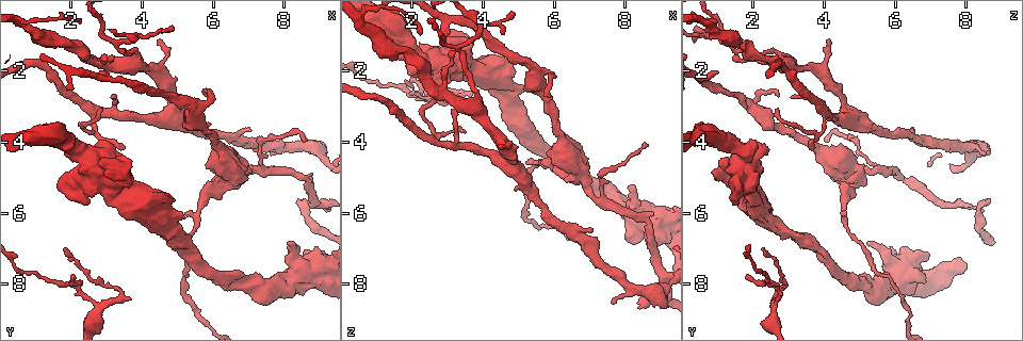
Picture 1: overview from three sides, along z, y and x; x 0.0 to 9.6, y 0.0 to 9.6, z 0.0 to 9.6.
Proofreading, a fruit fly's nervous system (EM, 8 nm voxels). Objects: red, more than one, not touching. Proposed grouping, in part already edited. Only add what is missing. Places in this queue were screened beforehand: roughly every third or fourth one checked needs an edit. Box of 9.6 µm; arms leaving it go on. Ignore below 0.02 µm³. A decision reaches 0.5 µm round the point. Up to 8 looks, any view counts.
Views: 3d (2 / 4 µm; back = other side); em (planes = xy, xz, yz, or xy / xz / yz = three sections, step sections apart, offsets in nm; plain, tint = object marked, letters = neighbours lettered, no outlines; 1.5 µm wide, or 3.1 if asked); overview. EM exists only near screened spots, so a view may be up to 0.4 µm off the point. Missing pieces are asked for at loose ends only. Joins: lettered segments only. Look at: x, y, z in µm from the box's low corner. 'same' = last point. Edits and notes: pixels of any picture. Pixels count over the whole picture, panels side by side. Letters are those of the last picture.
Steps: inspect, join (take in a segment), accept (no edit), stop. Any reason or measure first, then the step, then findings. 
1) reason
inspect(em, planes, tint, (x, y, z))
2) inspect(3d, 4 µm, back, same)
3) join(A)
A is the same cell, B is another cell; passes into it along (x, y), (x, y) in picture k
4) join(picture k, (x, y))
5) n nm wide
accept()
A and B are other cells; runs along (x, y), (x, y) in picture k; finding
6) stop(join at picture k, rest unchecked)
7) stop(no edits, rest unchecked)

thick end
inspect(em, planes, plain, (1.65, 5.30, 1.65))

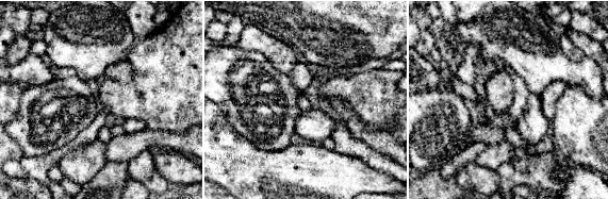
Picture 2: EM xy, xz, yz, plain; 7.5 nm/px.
see the neighbours
inspect(em, planes, letters, same)

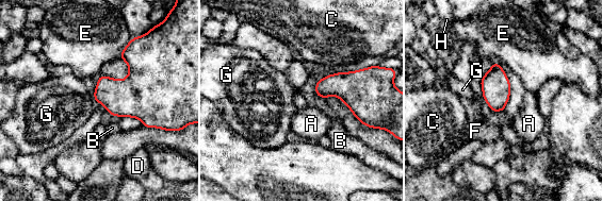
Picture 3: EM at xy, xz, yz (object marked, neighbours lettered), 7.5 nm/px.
accept()
A, B, C, D, E, F, G and H are other cells; border along (92, 95), (95, 100) in picture 3; no lettered segment goes on from it

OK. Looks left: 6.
an open end
inspect(em, xz, step 4, letters, (3.55, 4.15, 3.65))

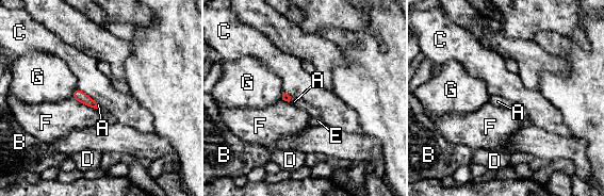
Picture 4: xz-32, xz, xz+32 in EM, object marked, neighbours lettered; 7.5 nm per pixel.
accept()
A, B, C, D, E, F and G are other cells; border along (77, 86), (97, 102) in picture 4; no lettered segment goes on from it

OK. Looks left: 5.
free end
inspect(3d, 2 µm, (9.20, 4.35, 8.65))

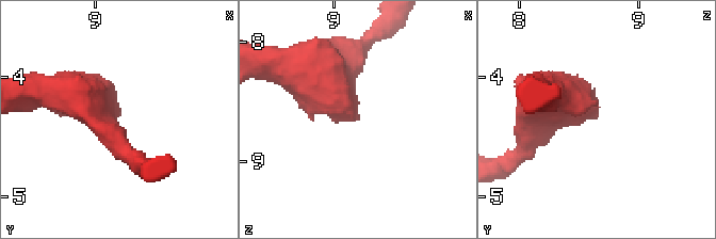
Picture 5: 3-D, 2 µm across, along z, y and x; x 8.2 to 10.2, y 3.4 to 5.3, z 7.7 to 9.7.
shape alone is not enough
inspect(em, xy, step 4, tint, (9.14, 4.34, 8.64))

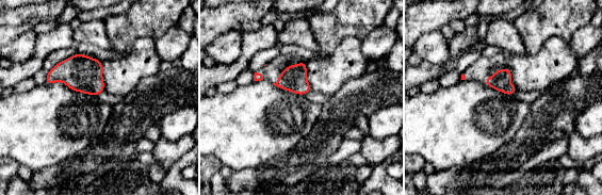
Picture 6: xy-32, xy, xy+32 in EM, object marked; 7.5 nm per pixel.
inspect(em, planes, letters, same)

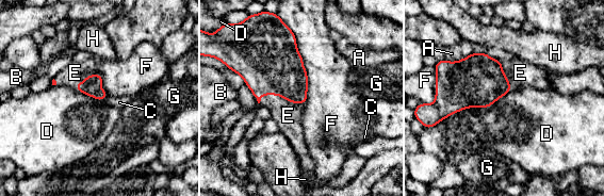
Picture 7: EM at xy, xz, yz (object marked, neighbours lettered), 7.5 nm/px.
150 nm wide; D touches over 600 nm
join(E)
E is the same cell, A, B, C, D, F, G and H are other cells; it goes on there

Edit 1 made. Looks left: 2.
stop(join at picture 7, rest unchecked)

